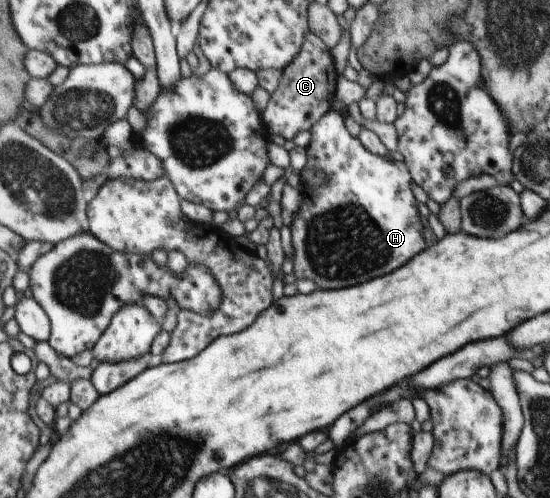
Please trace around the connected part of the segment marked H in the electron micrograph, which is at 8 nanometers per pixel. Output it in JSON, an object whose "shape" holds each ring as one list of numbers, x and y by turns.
{"shape":[[330,110,308,129,311,140,306,147,306,169,324,171,326,183,316,189,302,186,302,203,290,225,294,250,293,273,296,279,314,281,318,289,342,289,386,275,408,263,426,247,426,241,420,233,422,223,412,193,413,180,409,167,404,162,390,161,370,153,347,131,342,117,340,113]]}

